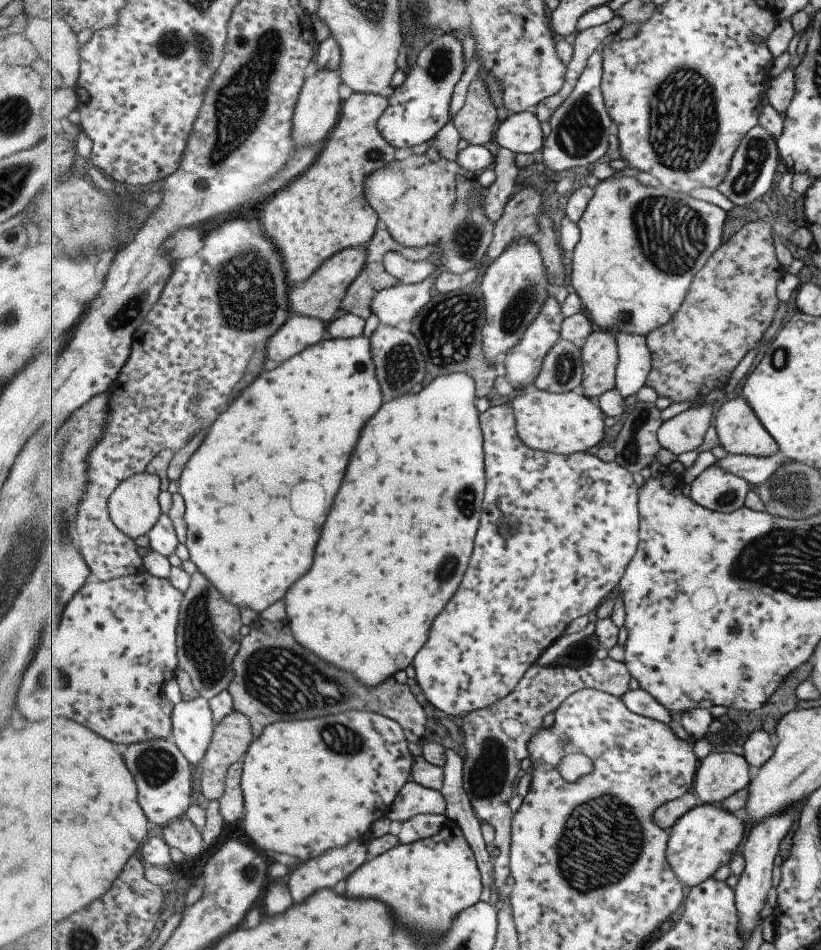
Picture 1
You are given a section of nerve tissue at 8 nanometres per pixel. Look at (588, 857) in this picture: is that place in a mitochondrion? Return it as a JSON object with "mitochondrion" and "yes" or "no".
{"mitochondrion":"yes"}

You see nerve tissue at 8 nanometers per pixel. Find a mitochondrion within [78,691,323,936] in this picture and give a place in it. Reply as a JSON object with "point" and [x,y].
{"point":[157,766]}

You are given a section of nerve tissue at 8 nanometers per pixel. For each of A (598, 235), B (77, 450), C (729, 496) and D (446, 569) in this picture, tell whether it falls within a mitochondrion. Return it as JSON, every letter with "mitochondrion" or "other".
{"A":"other","B":"mitochondrion","C":"mitochondrion","D":"mitochondrion"}

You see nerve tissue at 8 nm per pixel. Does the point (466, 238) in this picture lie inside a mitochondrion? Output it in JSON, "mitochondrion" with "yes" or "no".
{"mitochondrion":"yes"}

